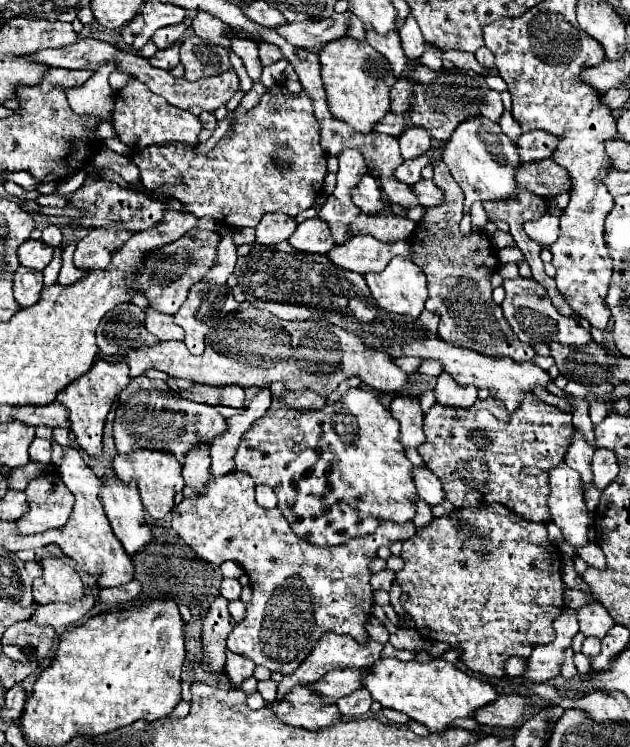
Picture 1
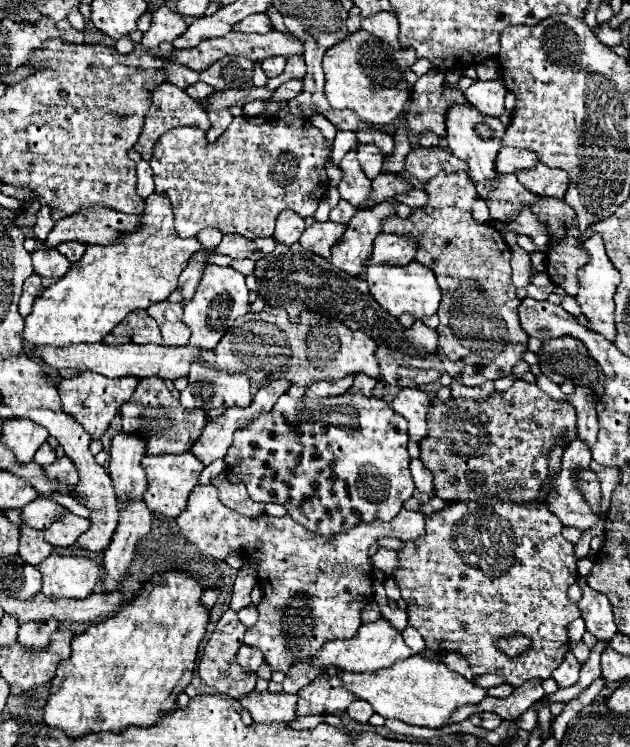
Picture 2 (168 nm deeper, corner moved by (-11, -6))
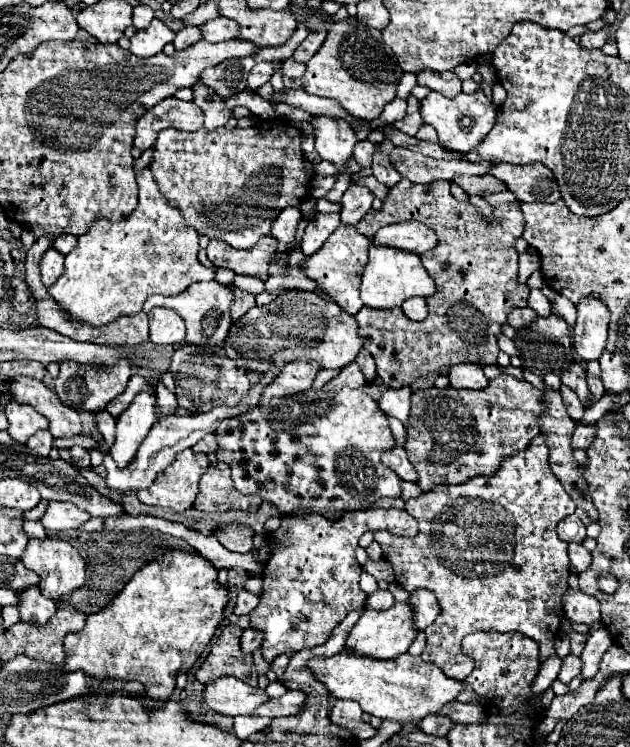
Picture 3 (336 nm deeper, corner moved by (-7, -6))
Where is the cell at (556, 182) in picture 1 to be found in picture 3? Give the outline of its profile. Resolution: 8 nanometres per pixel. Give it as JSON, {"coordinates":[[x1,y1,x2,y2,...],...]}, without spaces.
{"coordinates":[[494,162,490,174,502,180,520,202,556,202,560,198,558,182,550,170,538,162,524,166]]}

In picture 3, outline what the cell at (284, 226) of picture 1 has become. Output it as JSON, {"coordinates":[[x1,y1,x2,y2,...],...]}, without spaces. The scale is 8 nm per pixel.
{"coordinates":[[300,206,284,208,284,210,278,214,278,218,272,222,272,236,274,236,280,244,284,244,284,246,292,244,300,220,302,220,302,210,300,210]]}

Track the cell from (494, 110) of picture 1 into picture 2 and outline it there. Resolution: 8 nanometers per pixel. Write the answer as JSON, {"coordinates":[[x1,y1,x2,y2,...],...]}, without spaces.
{"coordinates":[[486,80,486,82,474,82,468,90,464,90,464,96,468,96,470,104,484,112,486,116,496,116,500,118,506,108,504,108,504,96,506,96,506,86,502,80]]}

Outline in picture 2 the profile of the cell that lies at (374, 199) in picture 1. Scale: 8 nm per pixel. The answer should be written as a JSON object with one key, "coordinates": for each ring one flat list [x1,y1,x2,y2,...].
{"coordinates":[[352,150,346,154,346,158,342,158,340,170,342,170,342,182,338,186,340,196,356,208,368,208,372,200,372,180,368,180,366,174,360,170,360,164,356,162,356,154]]}

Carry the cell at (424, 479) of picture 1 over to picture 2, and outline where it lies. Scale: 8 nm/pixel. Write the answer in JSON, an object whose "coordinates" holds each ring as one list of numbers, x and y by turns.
{"coordinates":[[412,460,410,462,410,472,412,472,416,488,420,492,426,492,428,496,434,496,434,476,420,460]]}

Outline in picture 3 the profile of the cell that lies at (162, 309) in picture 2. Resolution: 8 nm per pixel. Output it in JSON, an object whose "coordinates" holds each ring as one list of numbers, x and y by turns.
{"coordinates":[[152,308,148,312,150,342,154,344,184,344,184,320,168,308]]}

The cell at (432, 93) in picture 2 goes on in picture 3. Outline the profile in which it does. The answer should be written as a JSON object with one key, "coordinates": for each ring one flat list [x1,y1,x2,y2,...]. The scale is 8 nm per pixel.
{"coordinates":[[410,96,408,98,408,112,406,112,406,116,402,120,394,122,392,128,400,130,400,132,406,132,408,136,414,136,422,124,424,122,420,118,420,102,414,96]]}

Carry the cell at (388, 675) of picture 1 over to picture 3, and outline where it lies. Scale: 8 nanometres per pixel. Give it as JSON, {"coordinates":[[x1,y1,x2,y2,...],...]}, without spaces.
{"coordinates":[[344,648,330,658,310,658,306,662,306,668,328,688,330,696,338,700,356,700,360,708,370,716,396,722,418,724,424,714,436,714,464,688,464,682,448,678,438,666,432,666,420,656,410,654,402,654,390,660,376,660]]}

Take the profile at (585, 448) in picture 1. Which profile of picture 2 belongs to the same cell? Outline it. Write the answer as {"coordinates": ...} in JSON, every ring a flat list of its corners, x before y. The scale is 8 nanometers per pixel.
{"coordinates":[[576,386,574,394,568,396,568,402,574,404,578,412,578,438,586,442,586,446,596,444,596,434,598,434,598,420,596,420,596,408,586,400,586,394,590,394,592,388,588,386]]}

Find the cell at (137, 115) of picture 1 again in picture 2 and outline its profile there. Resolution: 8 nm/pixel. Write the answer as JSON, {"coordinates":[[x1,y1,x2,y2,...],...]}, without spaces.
{"coordinates":[[164,82,164,84,160,84,160,86,156,86,156,90,152,92,152,104,150,104,150,108,148,108,148,112,146,112,144,128,142,128,142,132,140,132,138,142,134,144,134,150,136,150,144,160,150,160,150,158,152,158,152,150,154,150,154,146,156,146,156,140,158,140,164,132,168,132,168,130,172,130,172,128,176,128,176,126,192,126,192,128,200,128,200,130,208,132,210,122,208,122,206,110,200,110,200,106,196,106,196,102,194,102,184,90,180,90,180,88,174,86,174,84]]}

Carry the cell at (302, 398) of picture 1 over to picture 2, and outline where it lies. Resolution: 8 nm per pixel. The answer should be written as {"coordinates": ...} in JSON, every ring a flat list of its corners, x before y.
{"coordinates":[[344,378,340,382,316,382,306,390,306,398,332,398,342,396,350,386,354,378]]}

